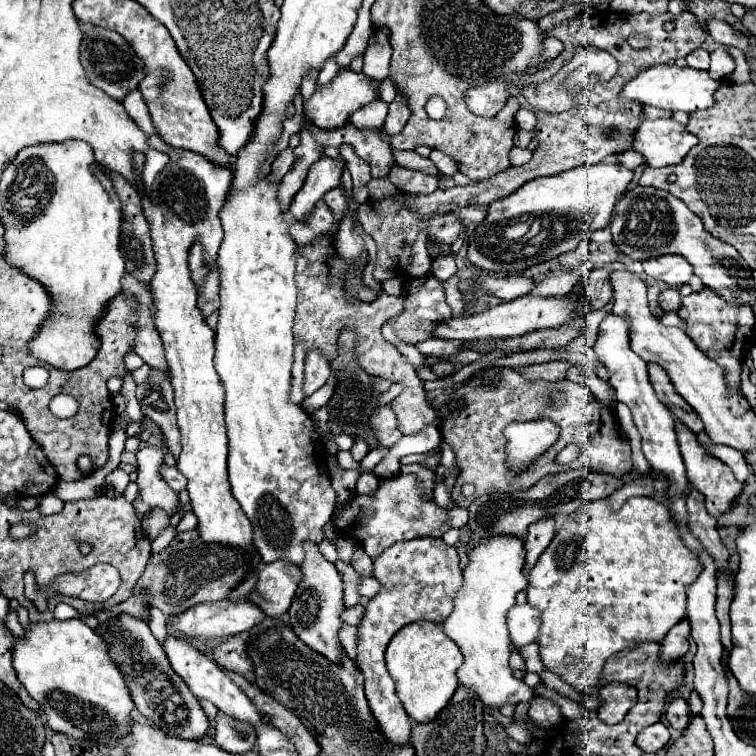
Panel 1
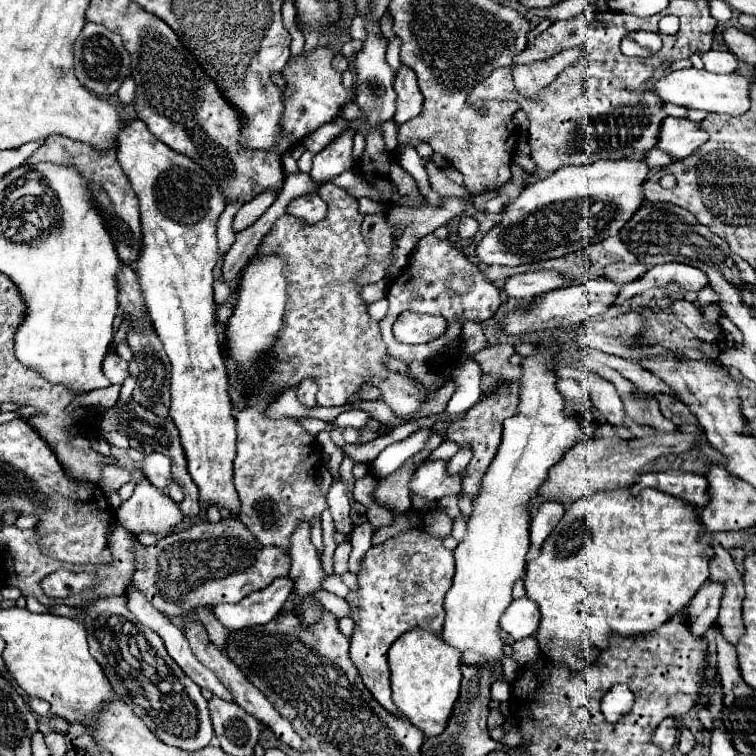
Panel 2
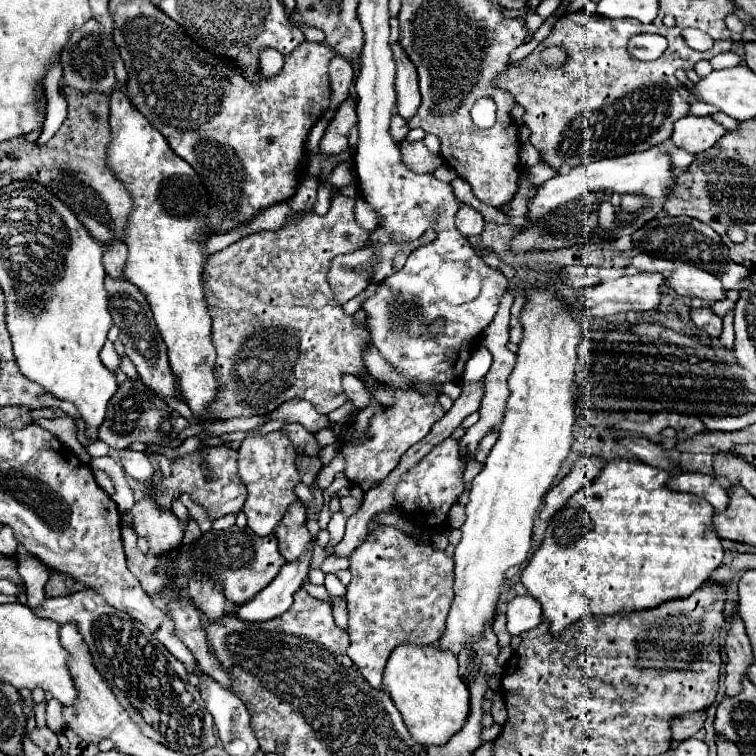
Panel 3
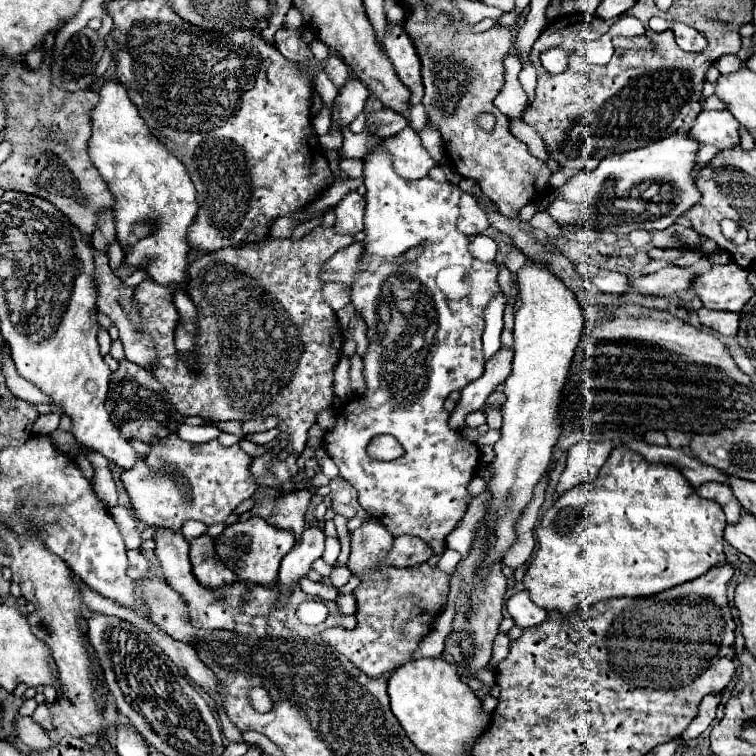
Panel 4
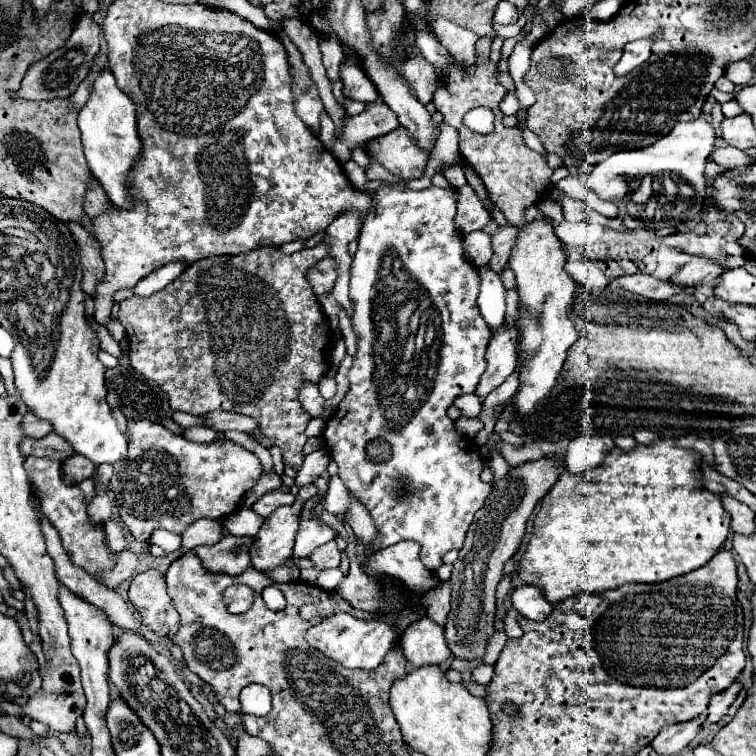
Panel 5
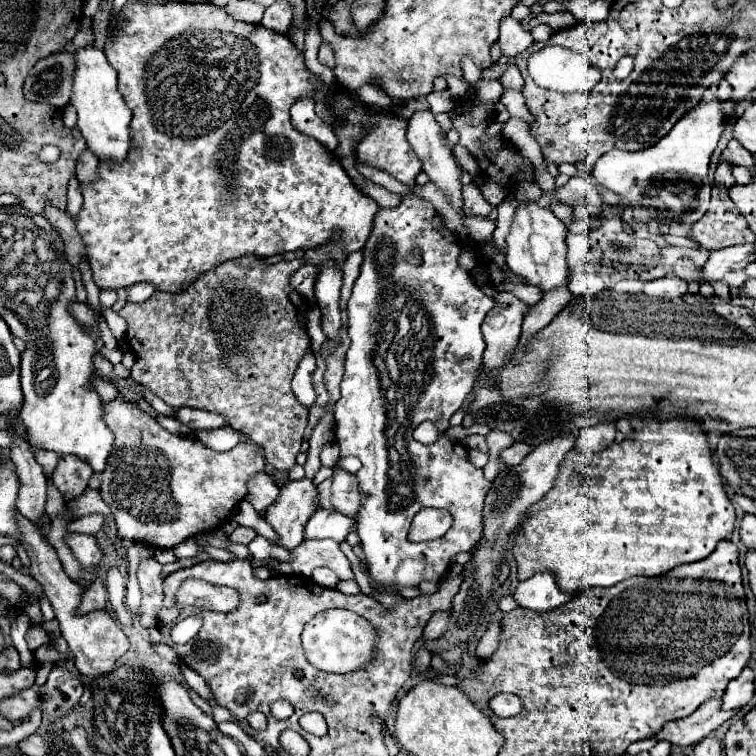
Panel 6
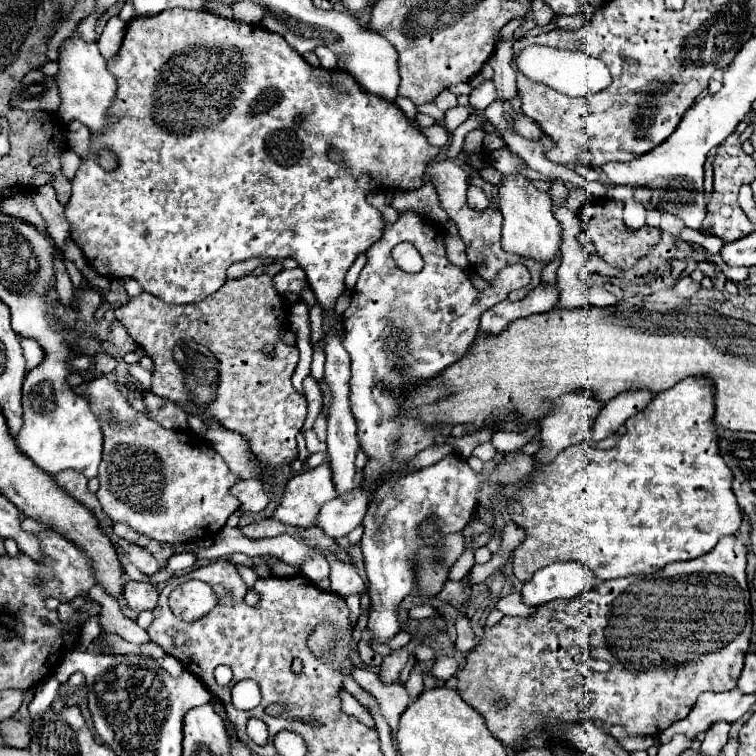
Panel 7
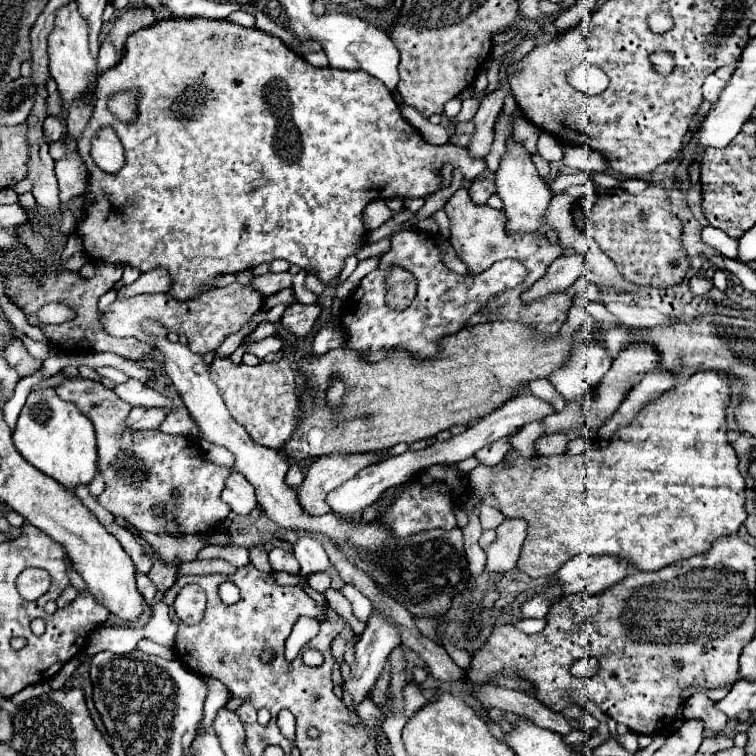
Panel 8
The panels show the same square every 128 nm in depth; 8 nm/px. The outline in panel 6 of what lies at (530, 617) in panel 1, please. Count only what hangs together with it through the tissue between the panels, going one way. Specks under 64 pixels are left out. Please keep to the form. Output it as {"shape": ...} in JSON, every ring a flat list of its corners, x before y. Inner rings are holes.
{"shape":[[538,572,536,576,520,582,514,592,514,600,522,608,536,612,554,610,572,598,574,598,572,592,564,592,556,584,556,576,552,572]]}

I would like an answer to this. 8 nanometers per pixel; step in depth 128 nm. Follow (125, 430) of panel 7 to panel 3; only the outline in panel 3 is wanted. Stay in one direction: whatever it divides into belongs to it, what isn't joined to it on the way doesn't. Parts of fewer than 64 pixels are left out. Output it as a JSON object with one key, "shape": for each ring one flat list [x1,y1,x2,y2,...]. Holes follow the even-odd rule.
{"shape":[[212,446,212,448,208,448,208,456,200,456,200,450,190,452,190,454,182,454,182,456,172,460,172,472,168,478,160,480,160,490,154,488,152,480,144,480,142,488,164,510,172,508,172,500,180,498,182,494,188,494,192,498,192,502,196,502,198,506,202,506,208,512,210,520,240,512,244,502,246,502,248,490,244,488,244,482,238,476,236,456,238,456,238,452,228,448,228,446],[200,460,208,460,208,468,212,468,212,480,208,480,204,476,204,468,200,468]]}

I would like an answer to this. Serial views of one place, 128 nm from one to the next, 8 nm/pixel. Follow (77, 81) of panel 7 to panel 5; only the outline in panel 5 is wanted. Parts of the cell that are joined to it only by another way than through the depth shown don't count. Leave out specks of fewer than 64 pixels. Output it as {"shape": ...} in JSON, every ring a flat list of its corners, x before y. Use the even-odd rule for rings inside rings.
{"shape":[[110,68,98,70,92,82,92,92,86,106,78,112,78,128,82,132,84,156,92,174,104,186,108,198,118,208,132,208,132,198,126,190,126,174,140,154,140,136,136,132,136,108,132,100,116,86]]}

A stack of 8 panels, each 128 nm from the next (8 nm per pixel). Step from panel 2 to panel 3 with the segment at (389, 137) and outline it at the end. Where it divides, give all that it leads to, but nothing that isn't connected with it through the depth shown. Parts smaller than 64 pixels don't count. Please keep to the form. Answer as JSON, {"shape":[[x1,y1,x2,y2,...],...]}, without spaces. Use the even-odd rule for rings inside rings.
{"shape":[[394,114,392,116,392,124,390,124,390,136,394,138,394,142,402,142,408,132,410,132,408,122,400,114]]}

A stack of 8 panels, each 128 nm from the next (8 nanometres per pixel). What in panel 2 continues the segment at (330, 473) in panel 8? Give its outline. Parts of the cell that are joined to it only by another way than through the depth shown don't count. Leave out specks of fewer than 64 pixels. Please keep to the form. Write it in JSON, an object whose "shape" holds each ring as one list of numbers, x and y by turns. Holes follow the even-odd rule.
{"shape":[[238,518,194,524,186,532,160,538,154,546,136,542,132,548,136,548,136,572,132,574,136,588,166,616,184,616,198,606,216,606,220,602,236,604,290,572,288,552,260,548]]}

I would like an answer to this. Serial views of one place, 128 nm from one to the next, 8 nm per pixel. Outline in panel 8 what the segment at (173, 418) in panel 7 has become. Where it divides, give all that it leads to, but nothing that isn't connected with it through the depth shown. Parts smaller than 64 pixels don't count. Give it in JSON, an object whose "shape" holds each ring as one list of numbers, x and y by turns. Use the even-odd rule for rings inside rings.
{"shape":[[132,408,128,414,128,428,132,430,154,430,158,428,166,418,166,410,162,408]]}

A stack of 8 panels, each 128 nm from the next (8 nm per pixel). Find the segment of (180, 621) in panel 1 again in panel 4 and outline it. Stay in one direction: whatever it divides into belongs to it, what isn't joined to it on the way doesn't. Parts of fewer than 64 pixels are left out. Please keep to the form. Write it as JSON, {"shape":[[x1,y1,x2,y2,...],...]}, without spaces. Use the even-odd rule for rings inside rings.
{"shape":[[308,526,302,532,300,542,294,544,292,552,288,552,282,560,280,566,280,574,278,574,278,582,280,582,280,606,286,604,290,590,298,584,298,580,302,576,306,576,306,572,310,570,312,562,318,560,324,552,324,532,318,526]]}

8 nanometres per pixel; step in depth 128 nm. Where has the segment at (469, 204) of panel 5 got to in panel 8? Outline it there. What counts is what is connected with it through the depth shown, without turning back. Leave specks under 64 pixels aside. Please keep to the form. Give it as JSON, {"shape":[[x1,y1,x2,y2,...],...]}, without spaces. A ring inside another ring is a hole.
{"shape":[[476,178,468,192,476,204,486,204,486,200,494,194,494,182,490,178]]}

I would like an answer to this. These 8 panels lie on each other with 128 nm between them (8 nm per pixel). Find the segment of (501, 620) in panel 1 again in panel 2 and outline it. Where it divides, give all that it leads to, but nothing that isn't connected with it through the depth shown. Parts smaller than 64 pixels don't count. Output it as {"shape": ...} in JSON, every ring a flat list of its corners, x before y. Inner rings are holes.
{"shape":[[554,342,536,346,536,352,526,356,522,362,522,378,520,378,520,402,518,412,512,418,504,420,504,432,502,432,502,444,498,446,498,452,488,468,488,474,482,478,482,486,478,496,472,502,472,516,468,518,468,530,464,540,454,550,456,560,456,574,454,584,446,594,444,610,446,610,446,622,442,630,442,640,454,648,460,650,464,664,500,664,500,658,504,654,504,644,498,634,500,628,500,616,512,602,512,586,518,578,524,576,526,566,526,554,530,550,530,502,536,498,536,490,540,488,542,480,548,478,548,472,554,464,558,464,566,450,570,450,574,444,582,442,586,436,586,428,582,426,582,420,578,416,568,416,564,412,564,396,558,392,556,382,558,376,550,368,550,362,558,354,558,346]]}

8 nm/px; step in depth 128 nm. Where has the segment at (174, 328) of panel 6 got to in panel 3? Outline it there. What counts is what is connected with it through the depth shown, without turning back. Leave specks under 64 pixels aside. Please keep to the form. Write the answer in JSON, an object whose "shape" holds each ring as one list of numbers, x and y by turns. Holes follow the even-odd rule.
{"shape":[[338,194,332,200,332,206,330,206,326,216,318,216,314,212,308,212,298,222,290,222,286,228,282,228,278,232,248,234,242,240,230,244,228,248,208,256,208,264,204,264,204,298,206,298,206,304,208,304,210,316,212,316,212,344,216,346,216,380,220,380,220,396,216,396,216,400,212,400,212,416,216,416,218,420,230,420,230,418,236,418,236,416,260,416,260,414,276,410,286,400,294,400,294,398,308,400,320,414,328,414,328,412,340,408,346,402,346,396,342,392,342,374,348,372,348,374,360,376,364,372,362,352,366,348,366,342,370,340,370,332,368,332,366,326,354,326,352,316,344,314,342,306,334,300,332,290,328,288,326,274,330,270,330,262,332,262,334,256,362,248,366,244,368,236,370,236,354,220,352,208,354,208,354,200]]}

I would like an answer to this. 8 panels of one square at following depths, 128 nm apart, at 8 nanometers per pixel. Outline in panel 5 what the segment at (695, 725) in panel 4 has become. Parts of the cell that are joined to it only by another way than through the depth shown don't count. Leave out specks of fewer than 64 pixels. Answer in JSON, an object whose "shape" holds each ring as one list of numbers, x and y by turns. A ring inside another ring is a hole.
{"shape":[[734,682,724,692,712,696,710,698,710,706,708,706,708,720,704,722,704,726,714,724,714,722,720,722,728,714,728,708,734,704,734,700,740,694,740,690,742,690,742,682]]}

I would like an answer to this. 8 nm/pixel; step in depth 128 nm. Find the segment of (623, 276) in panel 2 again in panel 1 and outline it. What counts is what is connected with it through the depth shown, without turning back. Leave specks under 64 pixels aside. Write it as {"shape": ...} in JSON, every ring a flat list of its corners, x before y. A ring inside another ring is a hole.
{"shape":[[606,264,602,268,594,268,590,274,586,274,580,280,586,288,584,298,588,300,592,310,598,310,606,302,612,300,612,272,614,270,616,270,616,264]]}

